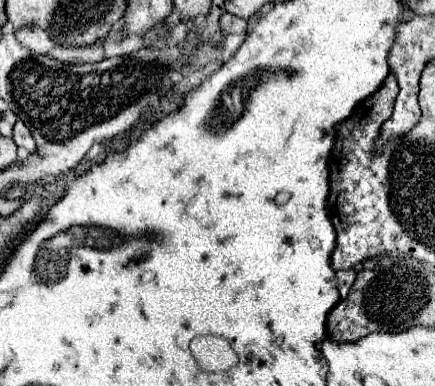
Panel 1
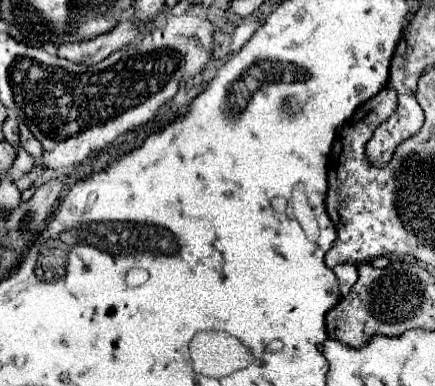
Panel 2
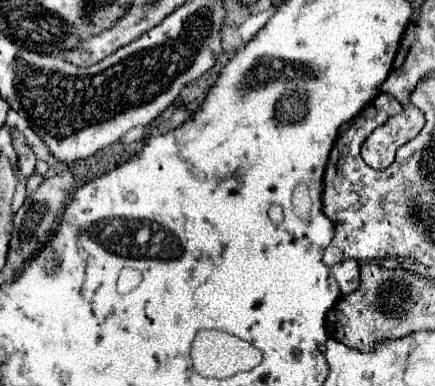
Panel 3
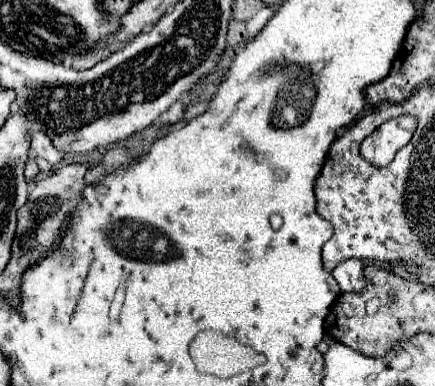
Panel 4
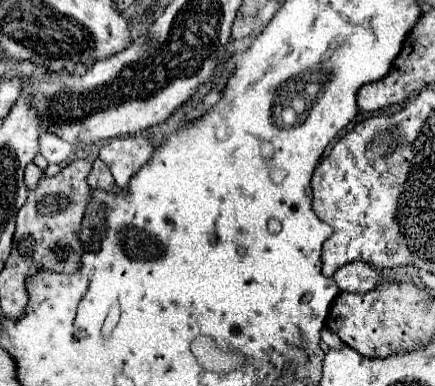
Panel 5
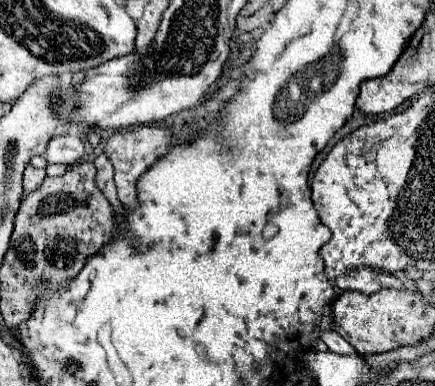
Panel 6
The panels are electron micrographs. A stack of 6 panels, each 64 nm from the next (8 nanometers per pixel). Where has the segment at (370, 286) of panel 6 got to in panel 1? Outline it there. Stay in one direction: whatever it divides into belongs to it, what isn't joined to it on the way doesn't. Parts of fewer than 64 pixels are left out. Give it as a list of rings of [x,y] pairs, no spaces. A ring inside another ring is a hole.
[[[348,268],[348,270],[336,272],[336,276],[338,276],[338,292],[340,292],[342,298],[346,298],[348,296],[348,290],[350,290],[354,278],[356,278],[356,272],[352,268]]]

